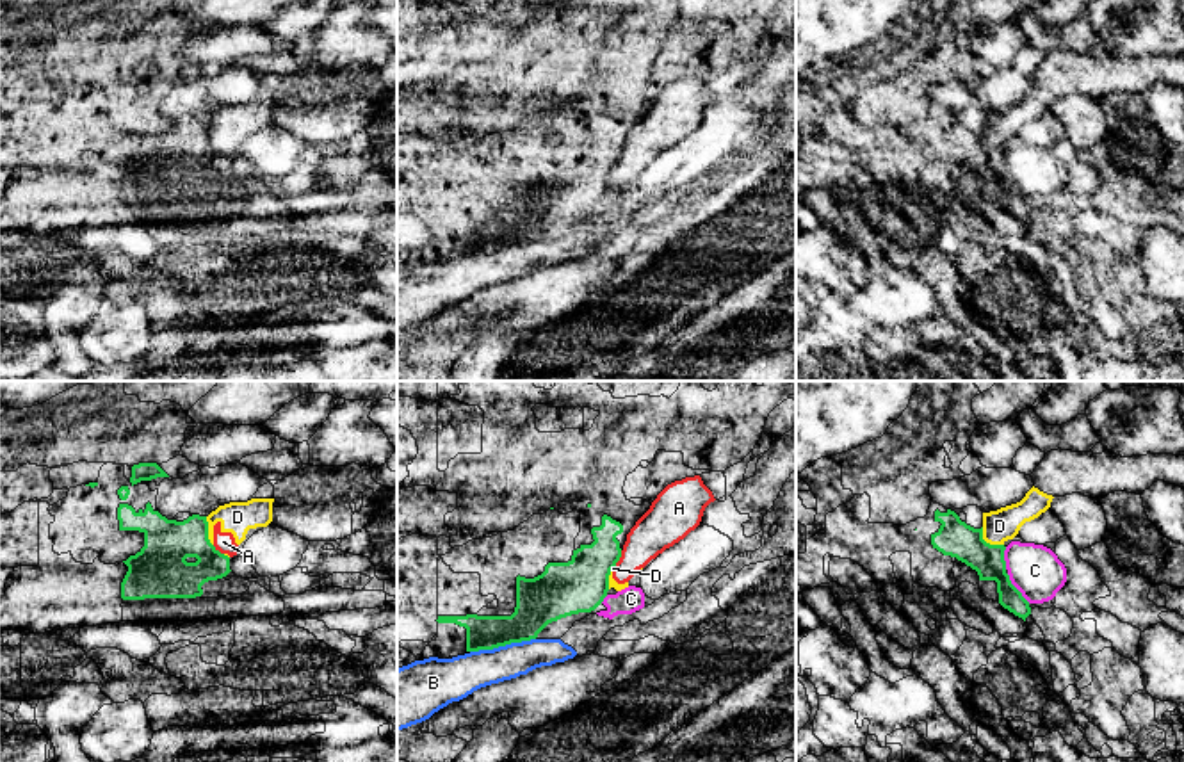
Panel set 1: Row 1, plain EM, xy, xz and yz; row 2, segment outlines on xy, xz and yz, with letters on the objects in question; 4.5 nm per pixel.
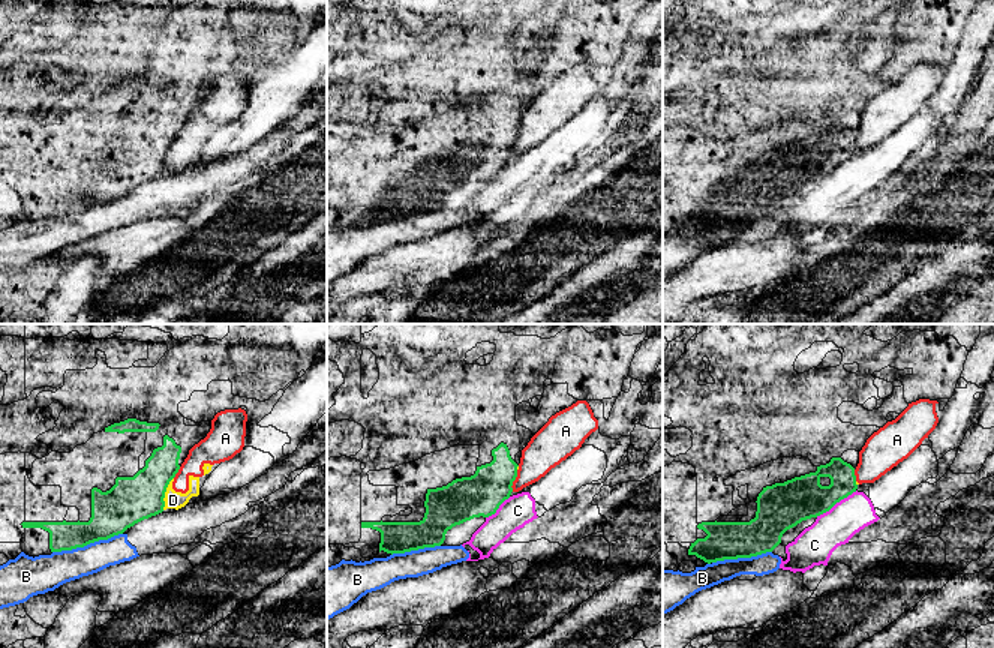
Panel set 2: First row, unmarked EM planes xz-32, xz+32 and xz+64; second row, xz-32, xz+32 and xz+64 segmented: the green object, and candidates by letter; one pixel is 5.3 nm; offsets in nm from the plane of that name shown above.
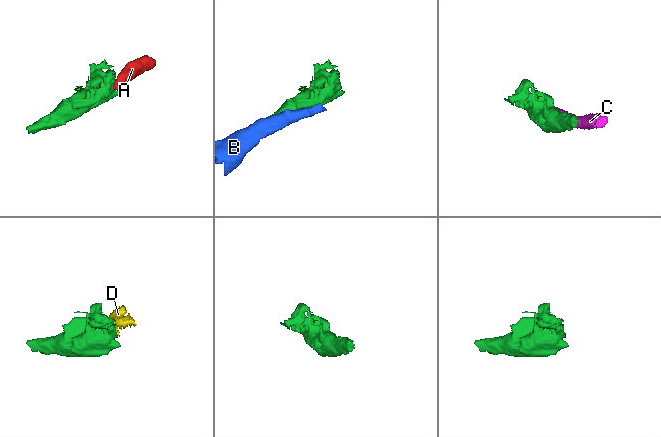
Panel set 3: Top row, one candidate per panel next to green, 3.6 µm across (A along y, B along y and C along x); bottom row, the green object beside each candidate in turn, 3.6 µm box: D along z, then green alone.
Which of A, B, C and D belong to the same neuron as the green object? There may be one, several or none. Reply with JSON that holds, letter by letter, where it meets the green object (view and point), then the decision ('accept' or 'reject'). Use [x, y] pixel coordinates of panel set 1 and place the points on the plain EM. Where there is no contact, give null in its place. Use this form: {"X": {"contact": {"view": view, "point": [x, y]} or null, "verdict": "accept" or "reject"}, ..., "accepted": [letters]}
{"A": {"contact": {"view": "xz", "point": [618, 161]}, "verdict": "reject"}, "B": {"contact": {"view": "xz", "point": [502, 246]}, "verdict": "reject"}, "C": {"contact": {"view": "yz", "point": [1015, 189]}, "verdict": "reject"}, "D": {"contact": {"view": "yz", "point": [989, 145]}, "verdict": "reject"}, "accepted": []}

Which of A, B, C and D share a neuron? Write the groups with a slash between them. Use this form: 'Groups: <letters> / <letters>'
Groups: A D / B / C

